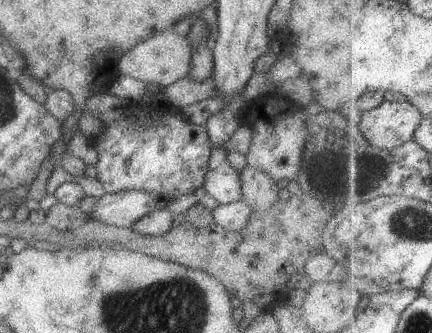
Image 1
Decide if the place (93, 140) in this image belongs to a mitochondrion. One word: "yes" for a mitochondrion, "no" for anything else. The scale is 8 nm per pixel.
no

